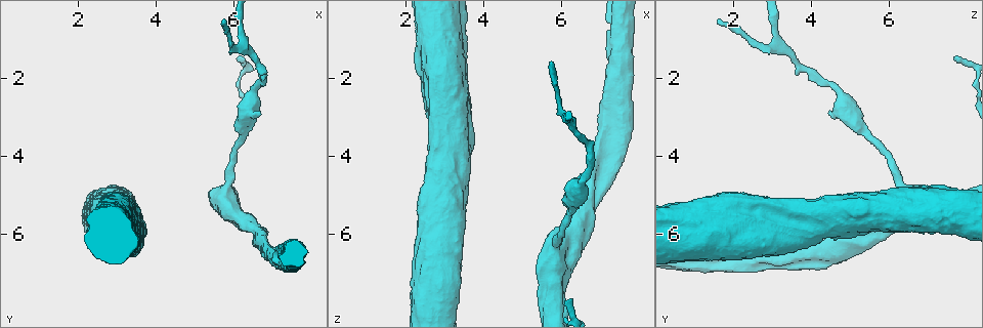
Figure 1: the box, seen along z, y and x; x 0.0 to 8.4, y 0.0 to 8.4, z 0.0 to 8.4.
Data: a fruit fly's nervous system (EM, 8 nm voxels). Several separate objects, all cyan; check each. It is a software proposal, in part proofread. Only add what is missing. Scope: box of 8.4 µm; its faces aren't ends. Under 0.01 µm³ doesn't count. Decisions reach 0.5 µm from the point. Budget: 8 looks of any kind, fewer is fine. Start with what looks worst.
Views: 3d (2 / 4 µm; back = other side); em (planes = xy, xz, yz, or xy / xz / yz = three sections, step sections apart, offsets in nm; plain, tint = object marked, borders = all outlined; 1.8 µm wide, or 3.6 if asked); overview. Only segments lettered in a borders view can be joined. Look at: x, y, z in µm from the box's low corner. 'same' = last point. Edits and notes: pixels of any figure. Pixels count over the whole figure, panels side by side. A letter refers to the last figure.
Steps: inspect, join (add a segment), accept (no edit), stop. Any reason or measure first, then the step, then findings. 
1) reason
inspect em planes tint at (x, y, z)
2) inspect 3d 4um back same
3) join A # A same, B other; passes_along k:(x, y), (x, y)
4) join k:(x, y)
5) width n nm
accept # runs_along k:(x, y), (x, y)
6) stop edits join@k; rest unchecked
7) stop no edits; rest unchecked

free end
inspect 3d 4um back at (6.25, 1.50, 7.65)

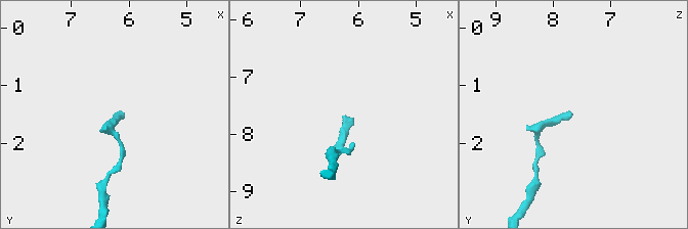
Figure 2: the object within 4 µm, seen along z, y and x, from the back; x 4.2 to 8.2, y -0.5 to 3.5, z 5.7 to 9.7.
inspect em planes borders at (6.20, 1.45, 7.70)

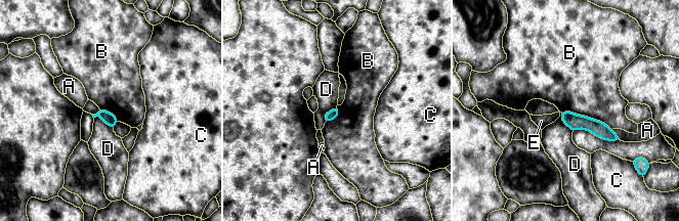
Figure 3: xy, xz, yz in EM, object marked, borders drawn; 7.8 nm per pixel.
accept # A other, B other, C other, D other, E other; no lettered segment goes on from it

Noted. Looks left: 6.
an open end
inspect 3d 4um at (6.75, 6.30, 4.40)

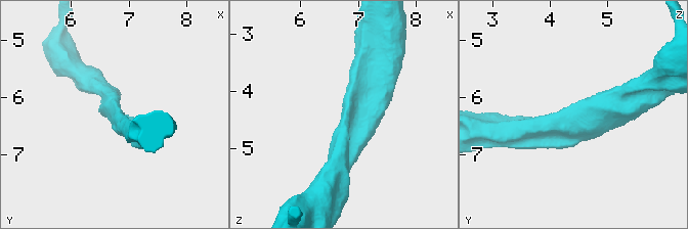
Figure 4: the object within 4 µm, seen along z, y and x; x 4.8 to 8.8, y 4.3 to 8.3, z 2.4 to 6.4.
need the tissue
inspect em planes plain at (6.75, 6.25, 4.30)

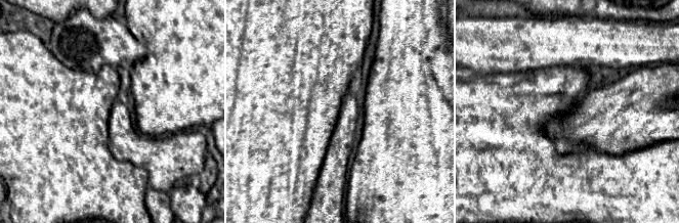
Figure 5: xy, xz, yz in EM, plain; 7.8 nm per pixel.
what lies round it
inspect em planes borders same

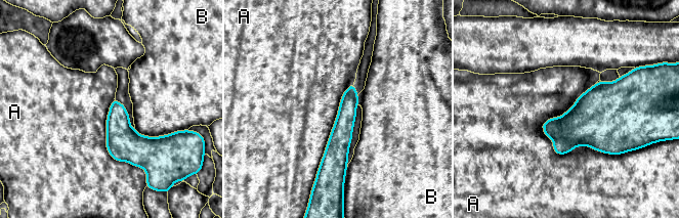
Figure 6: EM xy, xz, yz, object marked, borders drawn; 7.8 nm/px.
width 160 nm; longest_contact A 700 nm
accept # A other, B other; none of them fits

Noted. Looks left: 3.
three arms meet
inspect em planes plain at (6.30, 1.20, 3.25)

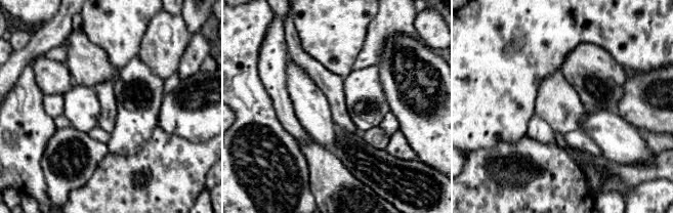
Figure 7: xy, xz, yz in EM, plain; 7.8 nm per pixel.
see the neighbours
inspect em planes borders same

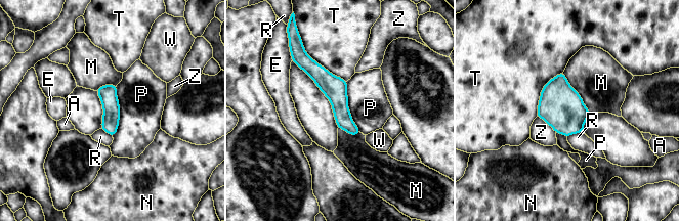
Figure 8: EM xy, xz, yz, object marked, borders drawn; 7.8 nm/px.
width 140 nm; longest_contact P 420 nm
accept # A other, E other, M other, N other, P other, R other, T other, W other, Z other; no lettered segment goes on from it

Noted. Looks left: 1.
stop no edits; rest unchecked

